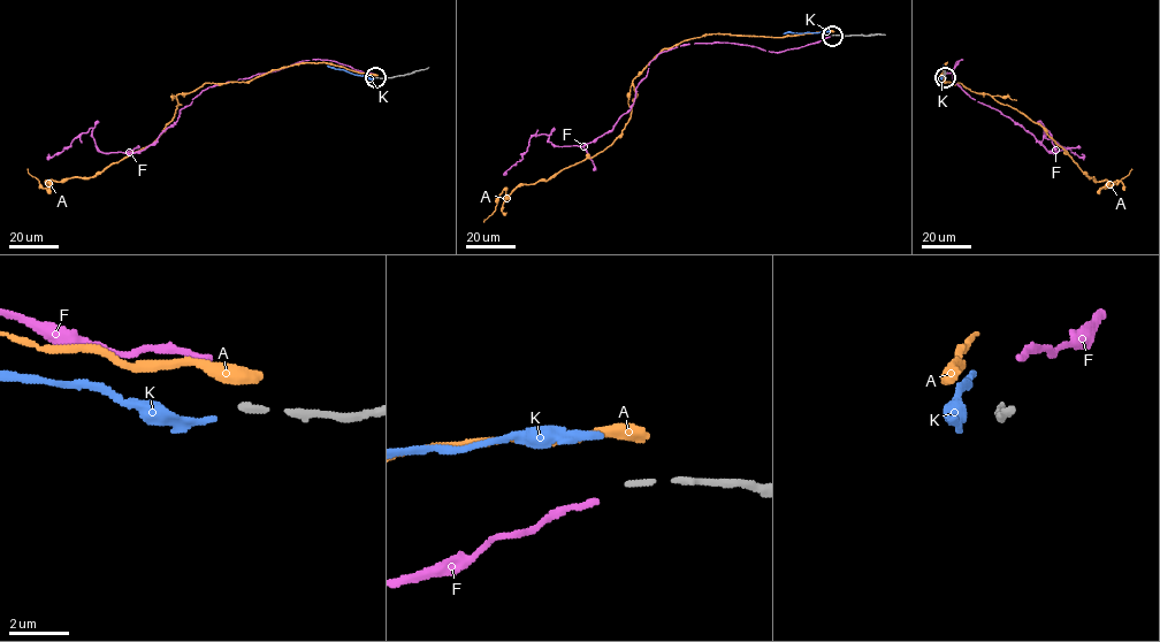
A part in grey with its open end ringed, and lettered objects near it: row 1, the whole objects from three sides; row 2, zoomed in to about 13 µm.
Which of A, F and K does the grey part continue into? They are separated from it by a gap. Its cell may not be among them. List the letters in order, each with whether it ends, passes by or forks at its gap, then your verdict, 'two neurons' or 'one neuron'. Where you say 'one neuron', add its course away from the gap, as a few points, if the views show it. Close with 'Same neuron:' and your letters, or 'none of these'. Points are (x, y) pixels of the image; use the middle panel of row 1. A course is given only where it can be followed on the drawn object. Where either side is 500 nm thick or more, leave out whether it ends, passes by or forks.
A: two neurons
F: it ends there; two neurons
K: it ends there; two neurons
Same neuron: none of these

